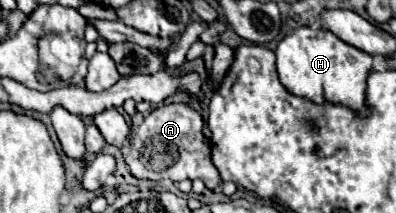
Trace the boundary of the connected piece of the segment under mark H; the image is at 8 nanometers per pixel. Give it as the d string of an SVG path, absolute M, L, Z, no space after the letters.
M300 27L296 33L286 35L276 49L276 65L280 83L298 97L316 105L334 103L352 109L358 117L370 117L372 109L366 101L368 73L372 71L372 57L342 39L332 31Z

